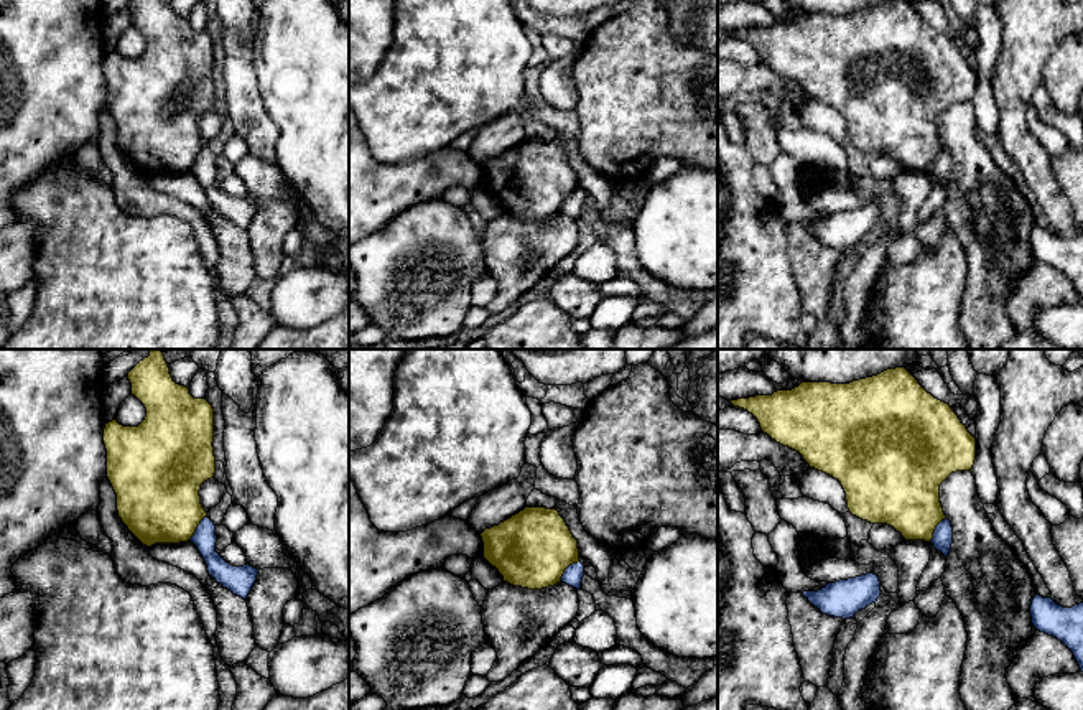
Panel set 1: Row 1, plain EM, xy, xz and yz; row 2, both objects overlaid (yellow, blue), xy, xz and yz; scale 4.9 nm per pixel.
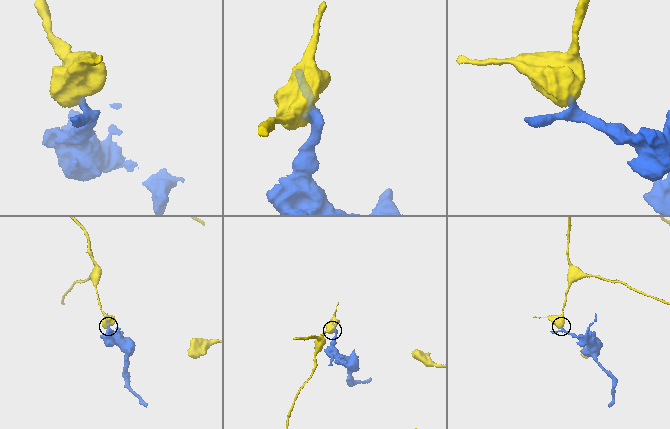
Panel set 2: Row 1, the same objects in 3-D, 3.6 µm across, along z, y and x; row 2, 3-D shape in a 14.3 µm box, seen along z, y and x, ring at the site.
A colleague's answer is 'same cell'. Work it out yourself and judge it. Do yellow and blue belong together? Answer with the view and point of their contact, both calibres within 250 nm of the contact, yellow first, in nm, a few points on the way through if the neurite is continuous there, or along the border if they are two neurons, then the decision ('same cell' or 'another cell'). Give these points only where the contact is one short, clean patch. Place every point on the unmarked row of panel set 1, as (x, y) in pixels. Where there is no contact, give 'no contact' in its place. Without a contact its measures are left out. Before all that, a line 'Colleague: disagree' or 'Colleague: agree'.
Colleague: disagree
xy (196, 158) | 400/120 nm | along xy (206, 145), (190, 170) | another cell

